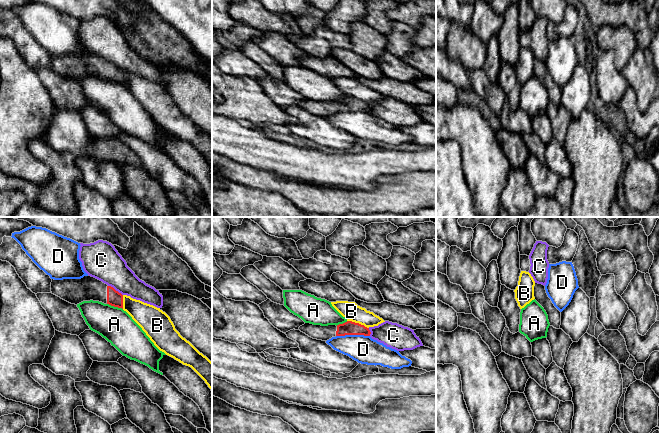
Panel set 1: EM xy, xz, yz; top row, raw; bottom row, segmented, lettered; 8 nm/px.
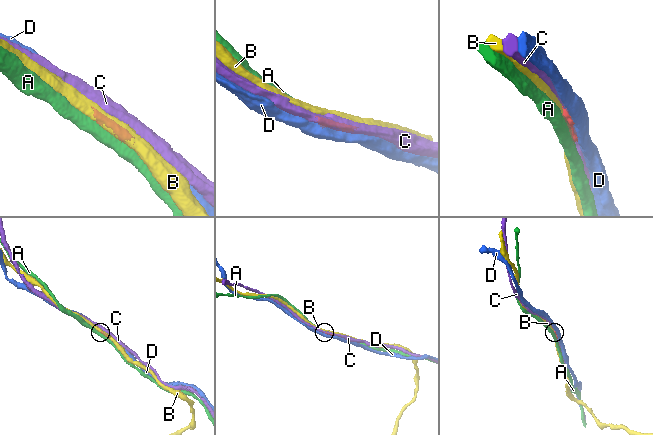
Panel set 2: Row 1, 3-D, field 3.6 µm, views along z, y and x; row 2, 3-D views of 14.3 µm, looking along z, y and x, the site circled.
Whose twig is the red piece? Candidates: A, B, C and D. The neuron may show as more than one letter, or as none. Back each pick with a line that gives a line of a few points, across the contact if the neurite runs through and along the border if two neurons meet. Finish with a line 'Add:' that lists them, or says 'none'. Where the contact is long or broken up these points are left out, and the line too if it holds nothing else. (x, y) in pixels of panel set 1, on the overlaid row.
Add: none

